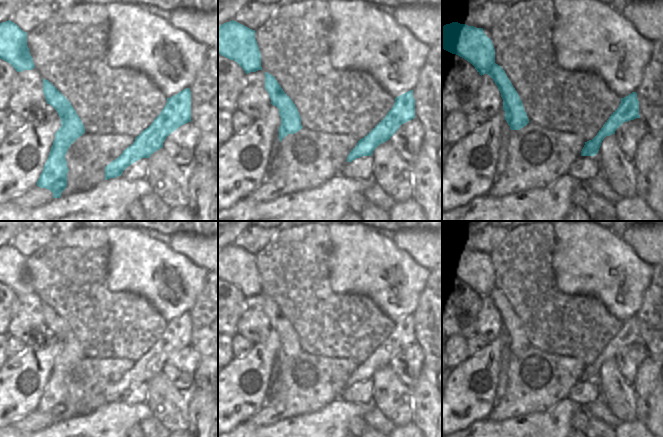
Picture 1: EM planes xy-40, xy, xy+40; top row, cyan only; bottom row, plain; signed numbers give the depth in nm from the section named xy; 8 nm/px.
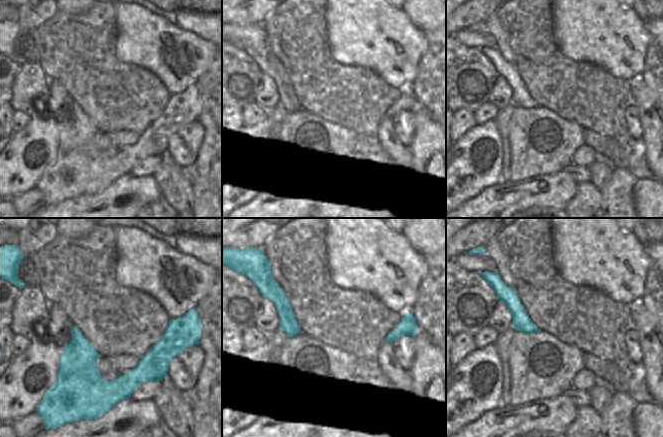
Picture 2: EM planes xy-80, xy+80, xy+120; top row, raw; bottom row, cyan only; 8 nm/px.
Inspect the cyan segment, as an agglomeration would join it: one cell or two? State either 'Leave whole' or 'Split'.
Split

